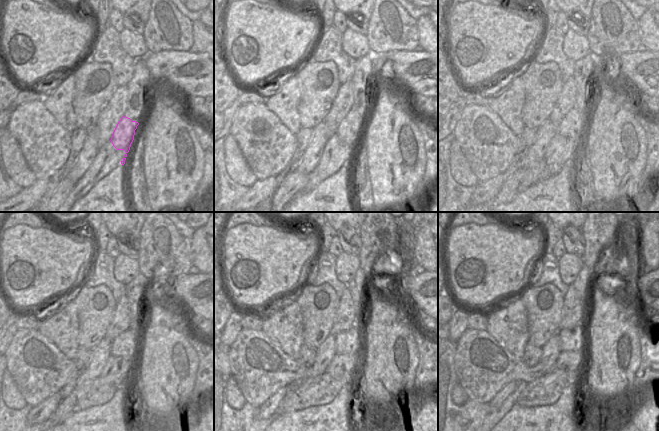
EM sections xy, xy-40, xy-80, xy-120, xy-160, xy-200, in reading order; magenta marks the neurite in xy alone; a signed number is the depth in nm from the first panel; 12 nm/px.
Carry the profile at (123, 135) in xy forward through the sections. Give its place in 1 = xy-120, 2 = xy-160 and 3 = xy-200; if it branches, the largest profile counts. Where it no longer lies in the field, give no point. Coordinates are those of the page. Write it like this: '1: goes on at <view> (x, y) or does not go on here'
1: goes on at xy-120 (124, 345)
2: goes on at xy-160 (348, 342)
3: goes on at xy-200 (571, 339)

